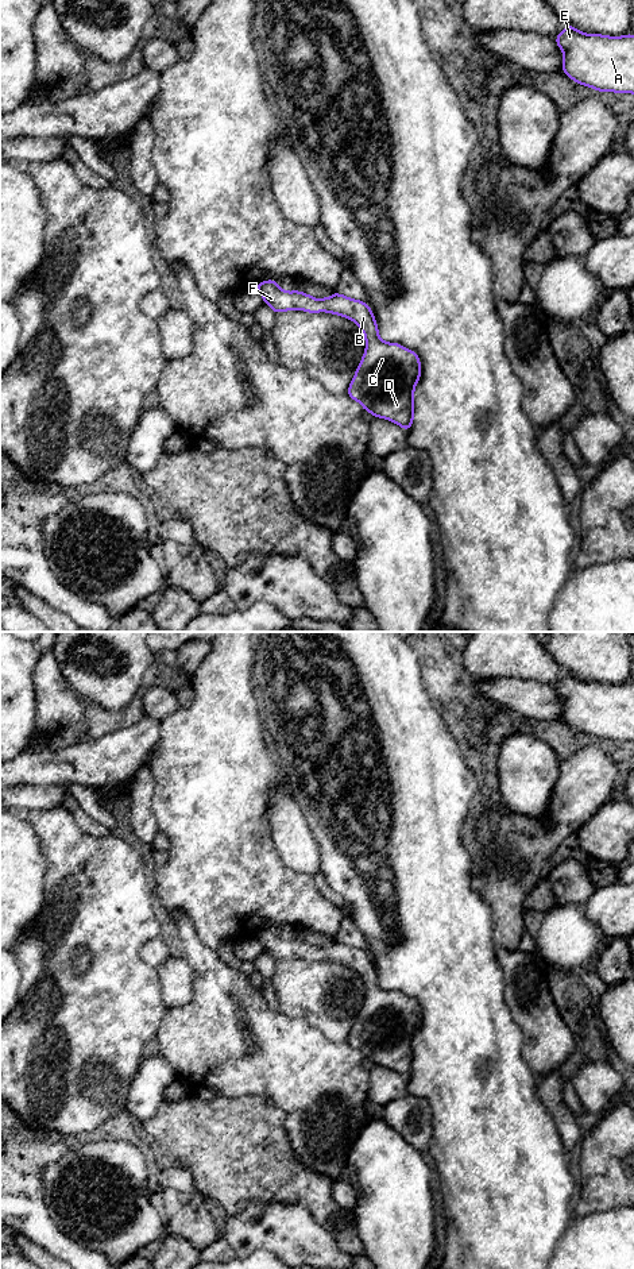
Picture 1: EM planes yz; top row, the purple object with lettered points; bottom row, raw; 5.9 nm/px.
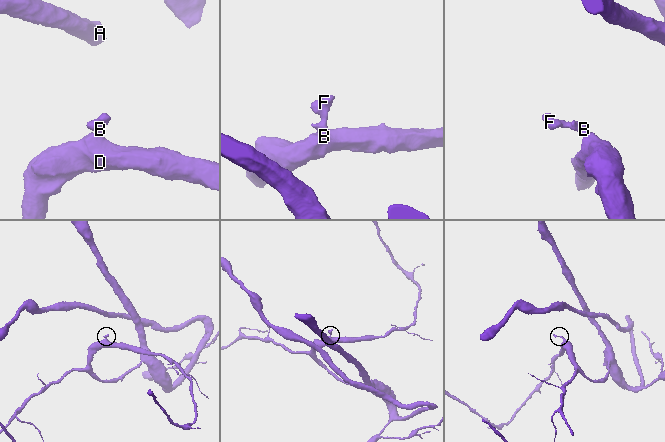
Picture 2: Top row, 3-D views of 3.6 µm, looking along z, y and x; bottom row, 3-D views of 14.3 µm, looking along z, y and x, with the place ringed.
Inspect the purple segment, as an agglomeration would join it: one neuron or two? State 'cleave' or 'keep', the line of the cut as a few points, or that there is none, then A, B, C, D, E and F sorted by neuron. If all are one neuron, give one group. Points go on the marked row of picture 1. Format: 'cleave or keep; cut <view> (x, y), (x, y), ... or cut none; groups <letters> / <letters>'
keep; cut none; groups A B C D E F

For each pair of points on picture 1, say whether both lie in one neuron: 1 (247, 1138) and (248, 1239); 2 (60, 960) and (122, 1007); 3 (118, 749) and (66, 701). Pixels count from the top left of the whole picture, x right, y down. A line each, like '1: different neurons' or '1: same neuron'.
1: different neurons
2: same neuron
3: different neurons

